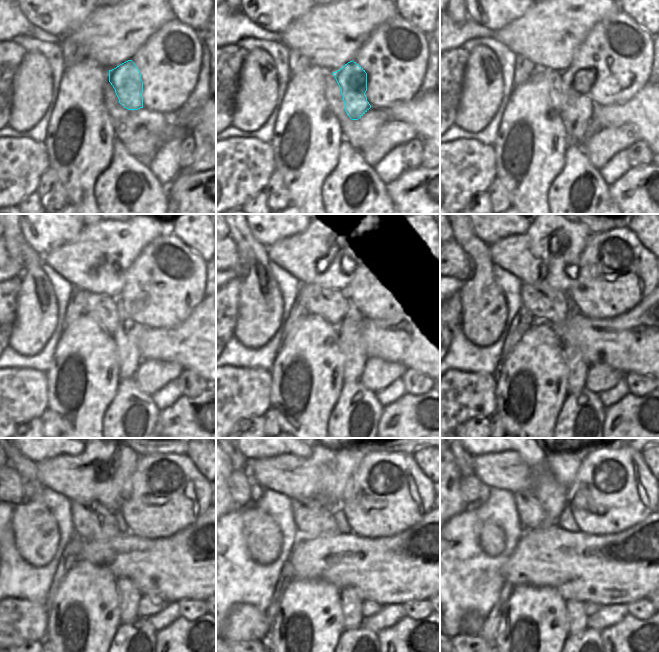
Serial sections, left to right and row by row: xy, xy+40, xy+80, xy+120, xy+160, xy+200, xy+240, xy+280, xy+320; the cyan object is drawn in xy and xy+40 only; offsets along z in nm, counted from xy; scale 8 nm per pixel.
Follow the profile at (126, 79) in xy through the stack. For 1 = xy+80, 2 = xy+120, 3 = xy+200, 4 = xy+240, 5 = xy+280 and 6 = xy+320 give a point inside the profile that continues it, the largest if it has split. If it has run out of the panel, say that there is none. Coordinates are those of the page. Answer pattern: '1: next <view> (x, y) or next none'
1: next xy+80 (579, 109)
2: next xy+120 (128, 335)
3: next xy+200 (578, 368)
4: next xy+240 (129, 595)
5: next xy+280 (351, 599)
6: next xy+320 (578, 618)

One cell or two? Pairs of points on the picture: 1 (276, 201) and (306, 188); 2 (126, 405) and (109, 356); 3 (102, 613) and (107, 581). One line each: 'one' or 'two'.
1: two
2: two
3: one

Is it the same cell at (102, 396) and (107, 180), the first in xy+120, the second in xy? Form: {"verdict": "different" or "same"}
{"verdict": "different"}

